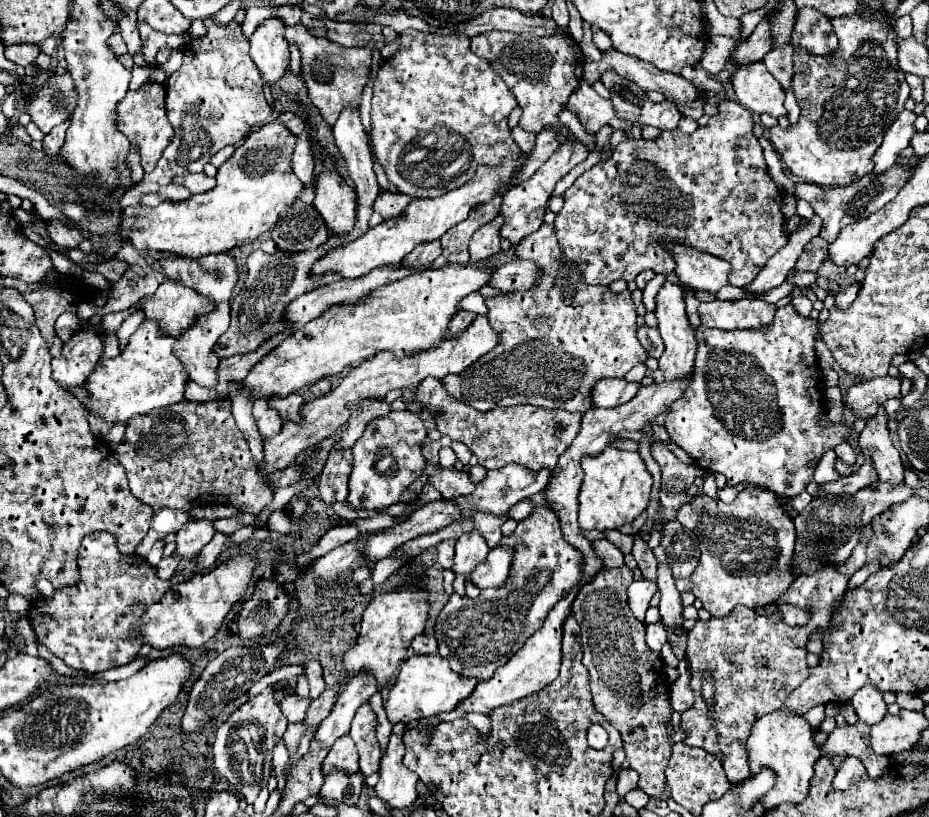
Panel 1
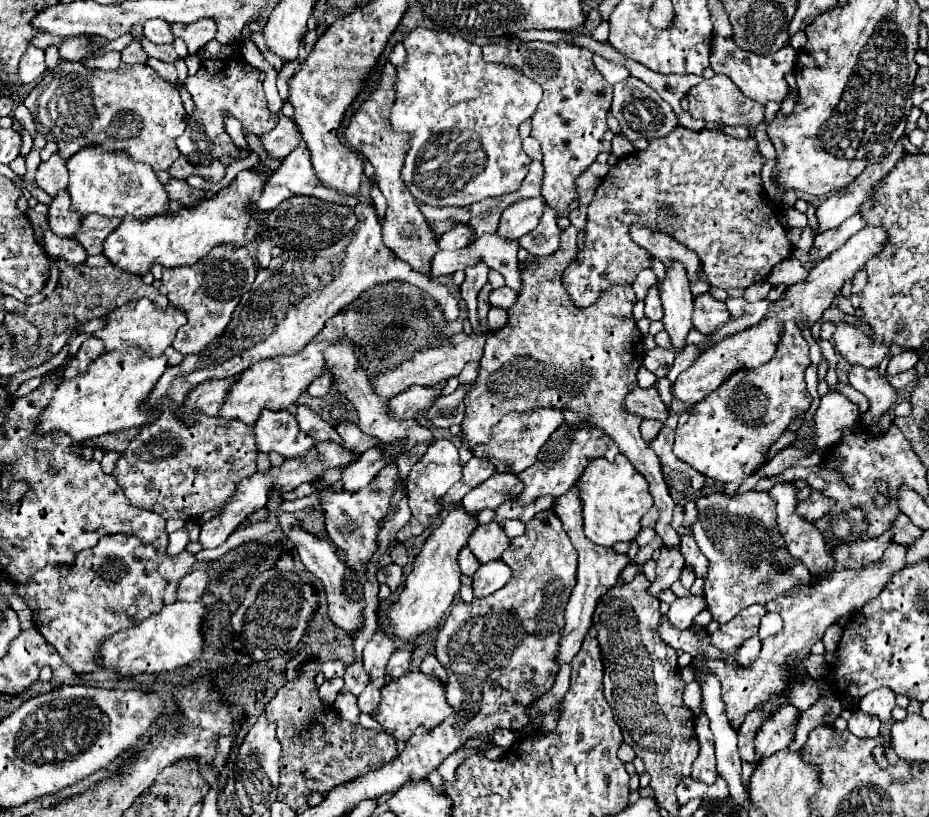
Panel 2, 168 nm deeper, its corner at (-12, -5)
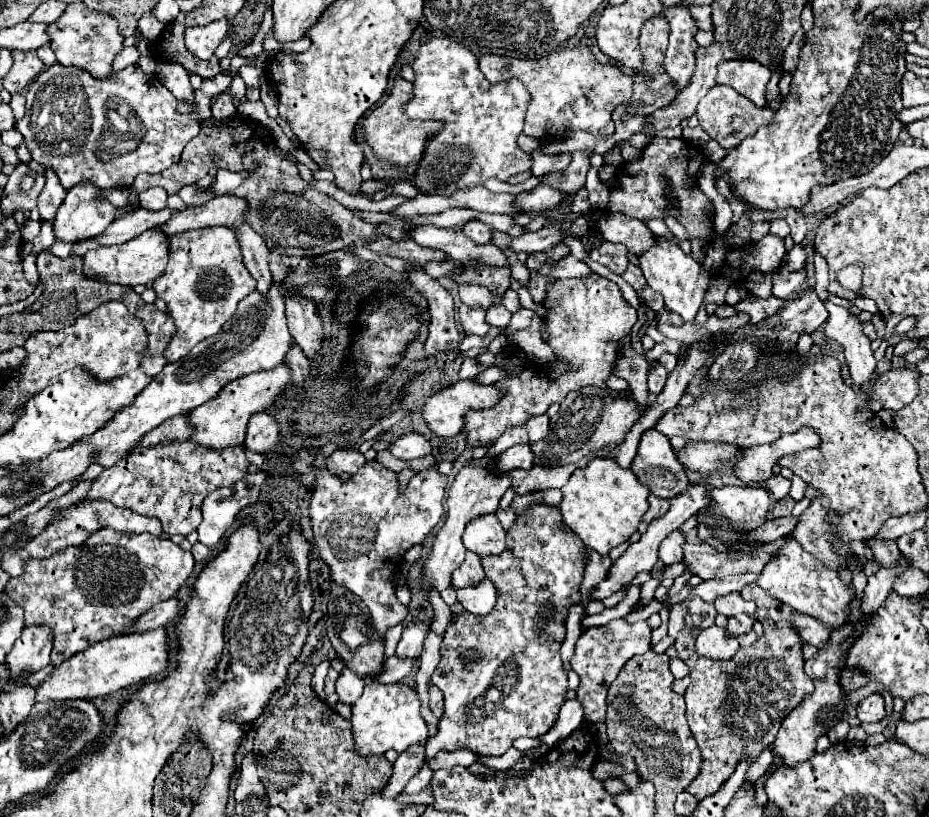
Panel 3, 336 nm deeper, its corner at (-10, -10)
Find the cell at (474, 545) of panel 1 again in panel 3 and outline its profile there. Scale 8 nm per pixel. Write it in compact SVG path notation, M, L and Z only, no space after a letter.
M493 513L487 517L477 517L477 521L471 521L471 525L467 525L463 533L463 545L479 557L499 555L507 547L505 529L499 525Z

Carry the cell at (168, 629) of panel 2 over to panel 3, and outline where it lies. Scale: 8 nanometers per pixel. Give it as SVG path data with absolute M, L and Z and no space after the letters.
M157 627L145 633L131 633L119 637L115 635L107 641L99 641L91 645L81 653L75 653L75 657L55 667L55 671L37 689L37 701L95 699L99 695L107 695L123 687L131 687L149 677L165 673L169 665L167 659L169 659L169 643L167 643L165 627Z

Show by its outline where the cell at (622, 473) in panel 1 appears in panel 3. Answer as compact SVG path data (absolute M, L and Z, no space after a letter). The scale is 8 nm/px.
M595 457L587 463L587 467L583 469L575 469L573 475L569 477L569 483L565 487L561 487L563 491L563 501L559 505L561 509L561 515L563 515L563 521L565 525L591 549L595 549L597 553L601 555L607 555L613 547L625 543L635 531L637 531L637 525L641 523L641 517L645 515L645 511L649 509L647 505L647 495L649 495L649 489L643 487L635 473L631 469L623 469L619 467L613 459L609 457Z

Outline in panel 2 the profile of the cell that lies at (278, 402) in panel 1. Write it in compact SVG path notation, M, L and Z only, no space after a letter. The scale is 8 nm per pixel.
M299 406L295 418L299 422L299 428L307 432L311 438L315 438L317 442L333 440L335 444L341 444L341 436L337 436L337 430L331 424L327 424L317 412L309 410L307 406Z

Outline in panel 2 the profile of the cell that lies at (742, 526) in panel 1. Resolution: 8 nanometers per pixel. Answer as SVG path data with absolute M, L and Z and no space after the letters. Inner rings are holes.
M749 490L733 496L723 492L705 494L697 500L697 510L699 514L691 526L691 532L699 544L699 550L711 562L705 578L705 600L707 610L719 624L729 622L751 604L767 604L781 594L789 594L793 588L809 584L809 572L805 572L807 568L803 568L801 562L795 562L793 570L777 570L791 556L777 530L775 504L767 492ZM747 518L759 522L745 522ZM763 576L769 576L767 586L761 582Z

